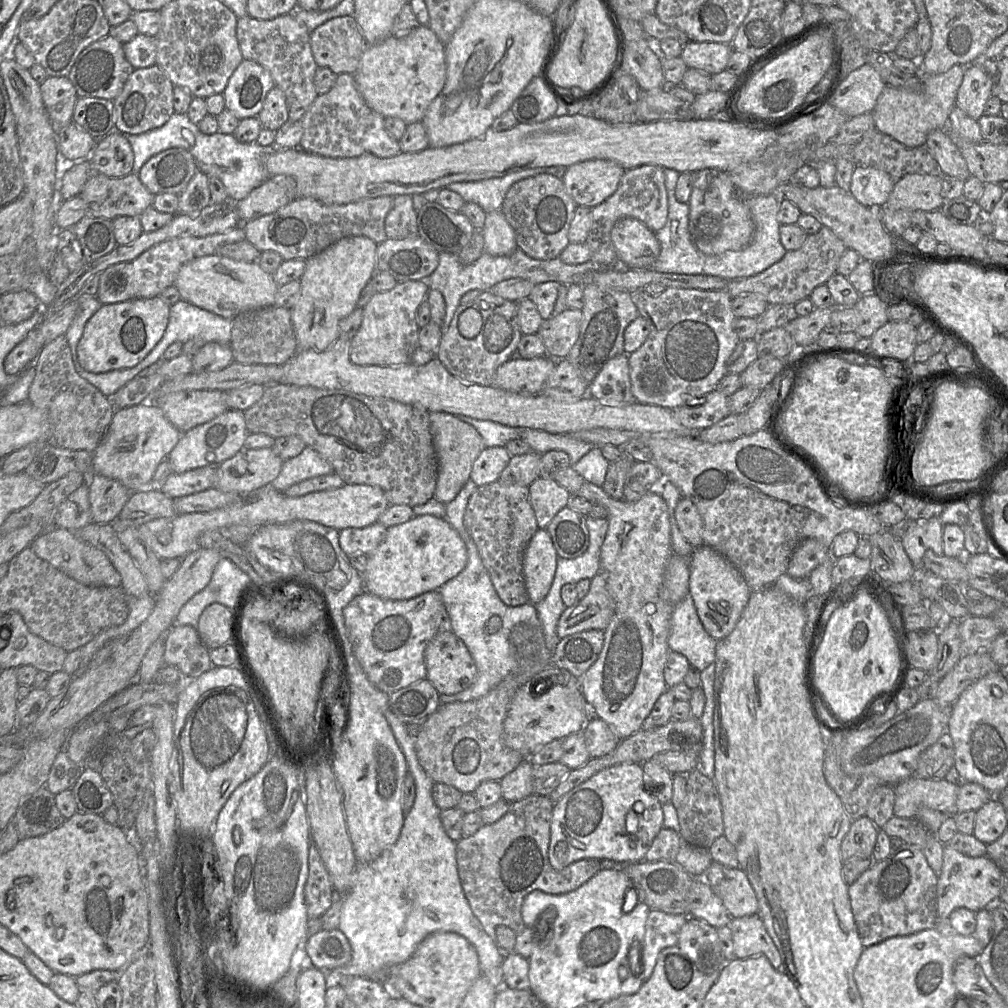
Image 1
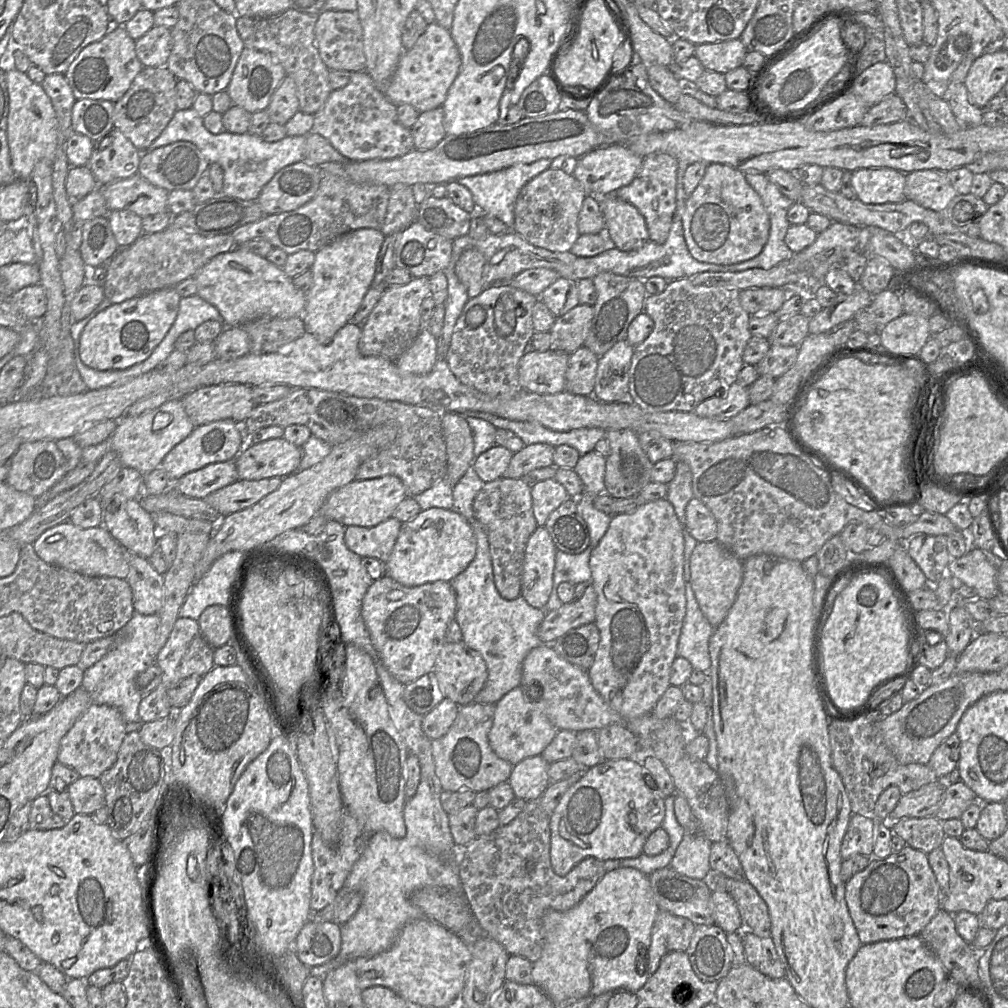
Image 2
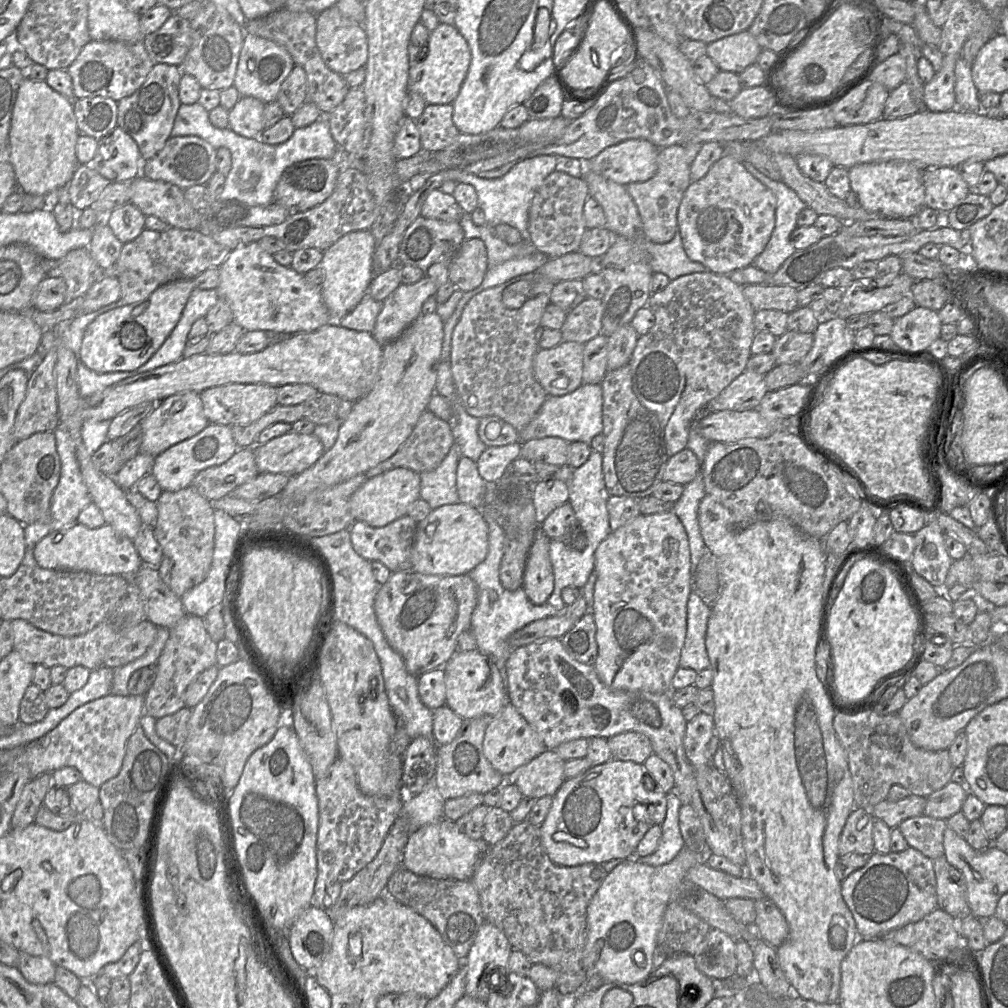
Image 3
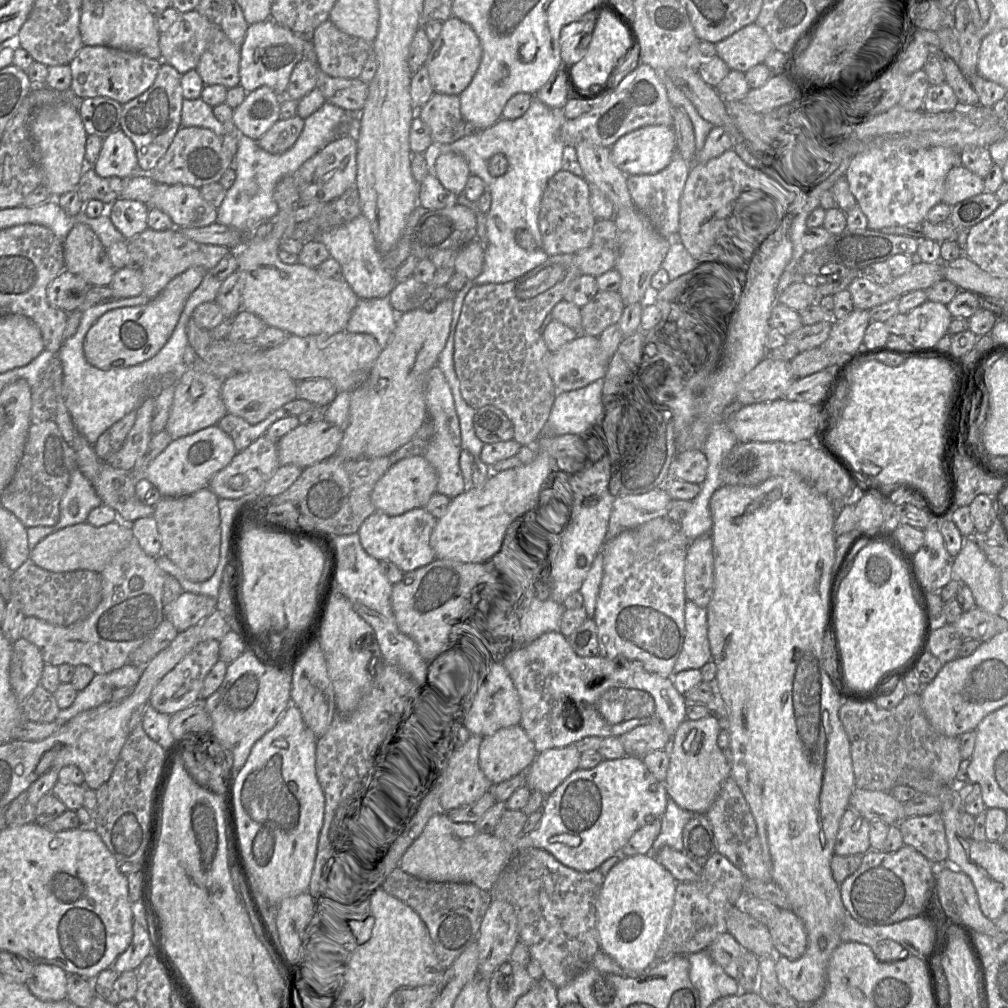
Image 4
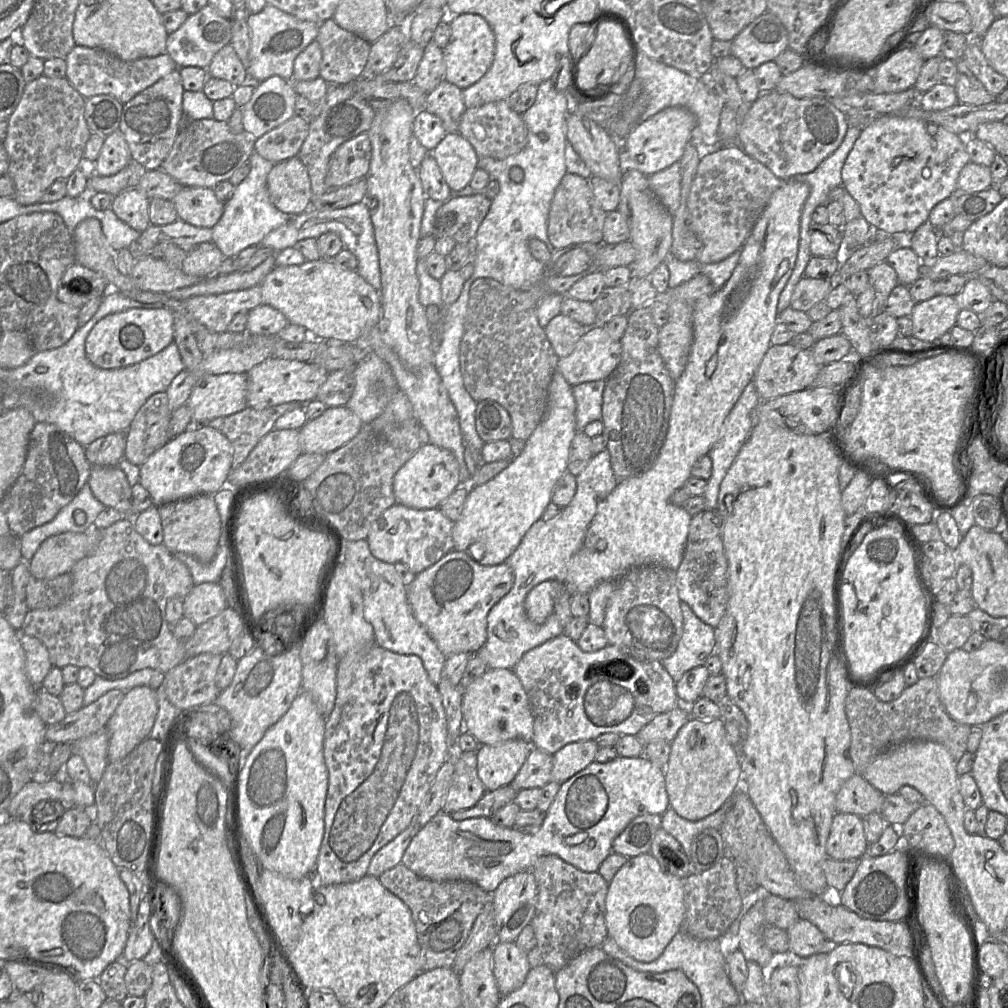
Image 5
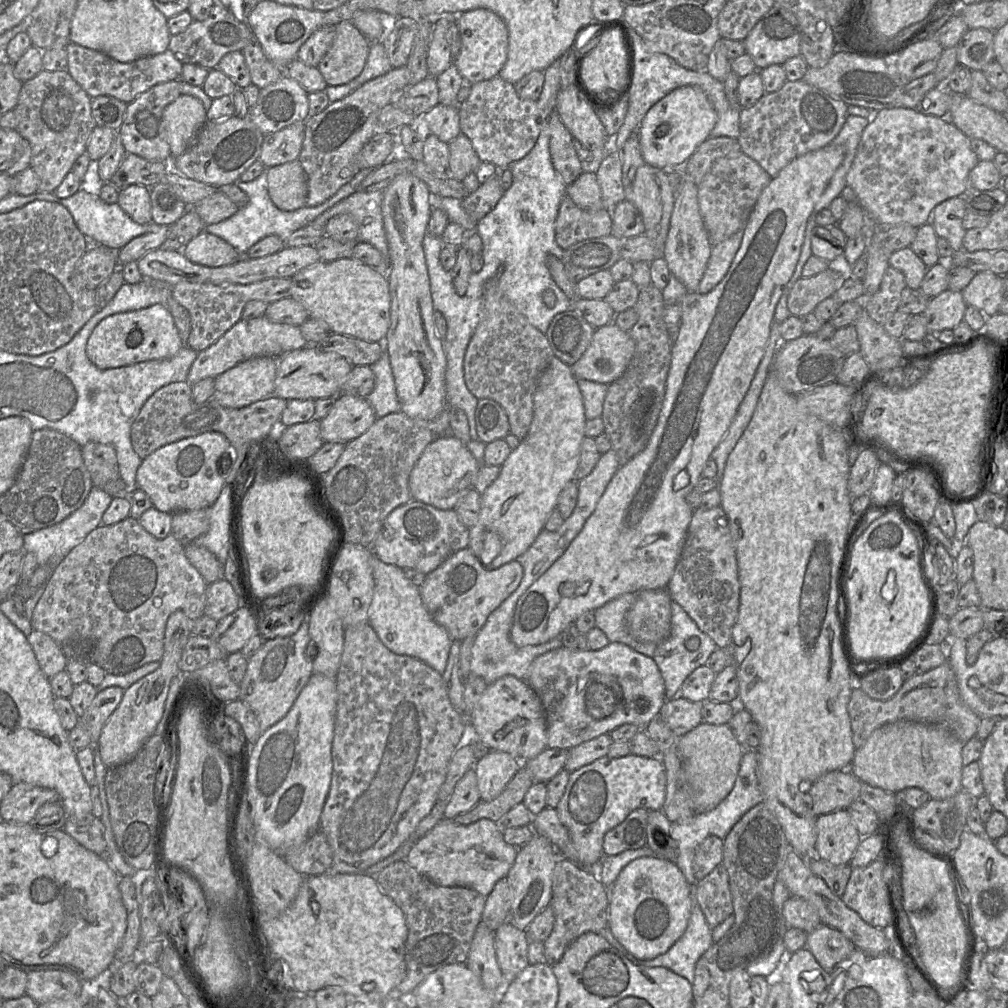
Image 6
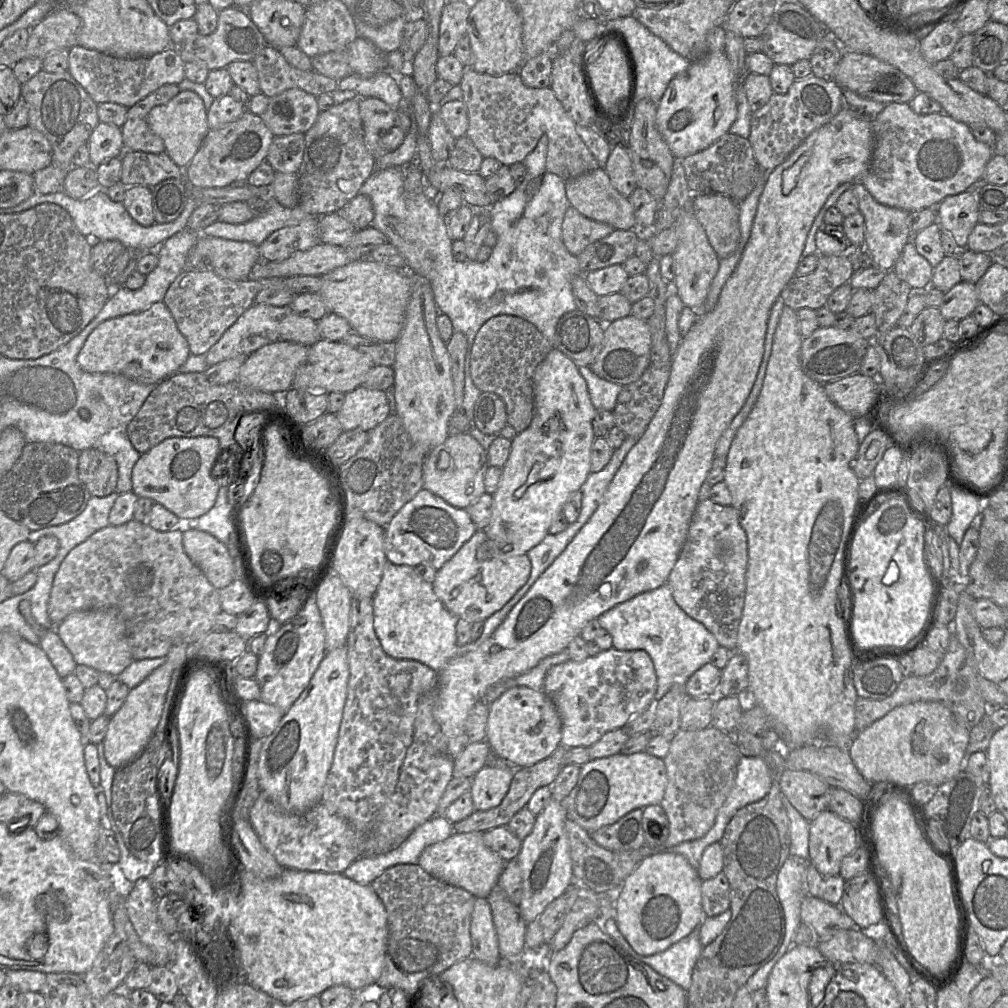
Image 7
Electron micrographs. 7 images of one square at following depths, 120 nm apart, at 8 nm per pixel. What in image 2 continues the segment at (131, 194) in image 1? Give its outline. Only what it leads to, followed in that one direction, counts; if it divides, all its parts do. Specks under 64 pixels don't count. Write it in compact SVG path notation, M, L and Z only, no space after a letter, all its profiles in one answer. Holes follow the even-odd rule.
M139 173L122 180L108 184L98 185L108 208L113 210L128 210L141 218L168 212L168 192L157 187Z

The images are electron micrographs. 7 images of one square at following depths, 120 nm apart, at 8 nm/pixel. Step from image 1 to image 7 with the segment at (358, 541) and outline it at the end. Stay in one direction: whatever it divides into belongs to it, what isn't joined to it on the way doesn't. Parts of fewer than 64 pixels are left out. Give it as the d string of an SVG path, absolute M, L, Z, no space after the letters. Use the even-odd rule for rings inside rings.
M421 489L384 527L384 551L395 565L431 566L439 570L477 531L465 509L455 508L432 492Z

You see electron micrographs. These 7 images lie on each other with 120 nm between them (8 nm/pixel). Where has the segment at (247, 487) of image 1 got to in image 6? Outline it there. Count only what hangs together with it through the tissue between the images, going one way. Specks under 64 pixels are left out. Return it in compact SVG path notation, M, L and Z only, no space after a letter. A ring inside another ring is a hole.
M338 395L326 417L320 420L324 443L346 444L365 433L377 416L366 398Z

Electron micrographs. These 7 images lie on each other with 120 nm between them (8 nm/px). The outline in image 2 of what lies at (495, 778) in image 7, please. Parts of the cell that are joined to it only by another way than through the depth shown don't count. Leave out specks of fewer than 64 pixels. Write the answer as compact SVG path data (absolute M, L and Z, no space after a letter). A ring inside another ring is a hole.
M518 686L495 704L493 724L488 734L489 743L499 758L513 766L526 758L541 755L559 731L533 702L527 692L523 693L523 688Z

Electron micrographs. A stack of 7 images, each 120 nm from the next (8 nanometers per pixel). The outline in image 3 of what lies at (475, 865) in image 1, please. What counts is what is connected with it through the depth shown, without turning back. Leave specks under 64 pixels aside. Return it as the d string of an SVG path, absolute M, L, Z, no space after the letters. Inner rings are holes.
M528 820L515 823L509 833L496 844L489 845L485 853L480 858L474 875L470 879L475 886L480 897L484 919L501 929L506 935L514 950L523 952L532 964L543 964L557 972L557 981L555 988L558 993L564 997L571 997L575 991L582 985L587 977L583 966L583 955L587 942L587 910L593 896L601 886L607 873L601 864L586 863L577 866L559 866L551 861L545 847L542 843L540 827L531 824Z

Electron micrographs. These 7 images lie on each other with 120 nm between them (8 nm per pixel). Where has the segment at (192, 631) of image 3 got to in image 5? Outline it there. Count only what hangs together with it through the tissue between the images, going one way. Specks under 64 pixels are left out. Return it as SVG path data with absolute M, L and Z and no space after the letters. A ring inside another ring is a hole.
M201 653L165 673L161 687L170 703L179 710L177 714L216 700L221 692L215 681L221 658L222 654Z

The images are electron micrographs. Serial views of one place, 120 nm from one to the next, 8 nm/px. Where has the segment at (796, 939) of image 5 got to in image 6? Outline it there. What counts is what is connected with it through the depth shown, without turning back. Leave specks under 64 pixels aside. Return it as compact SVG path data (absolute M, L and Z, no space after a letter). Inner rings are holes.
M825 924L808 933L805 947L827 973L856 950L843 933Z

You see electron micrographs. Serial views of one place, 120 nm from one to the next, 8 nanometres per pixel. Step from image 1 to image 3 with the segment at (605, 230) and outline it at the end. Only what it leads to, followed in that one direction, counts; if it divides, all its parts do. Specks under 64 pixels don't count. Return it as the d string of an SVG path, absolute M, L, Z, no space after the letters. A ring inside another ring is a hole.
M672 145L659 151L656 174L644 182L632 182L624 185L633 198L644 228L645 237L657 244L671 241L677 230L677 214L685 191L691 183L690 165L687 163L686 148Z

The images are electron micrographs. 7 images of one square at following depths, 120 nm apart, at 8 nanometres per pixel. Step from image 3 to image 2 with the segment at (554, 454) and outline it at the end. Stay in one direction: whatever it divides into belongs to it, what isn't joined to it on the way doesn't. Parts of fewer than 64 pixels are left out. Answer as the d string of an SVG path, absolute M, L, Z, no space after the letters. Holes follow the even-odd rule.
M545 443L524 446L513 455L503 477L523 478L534 469L552 466L554 451L555 447Z

